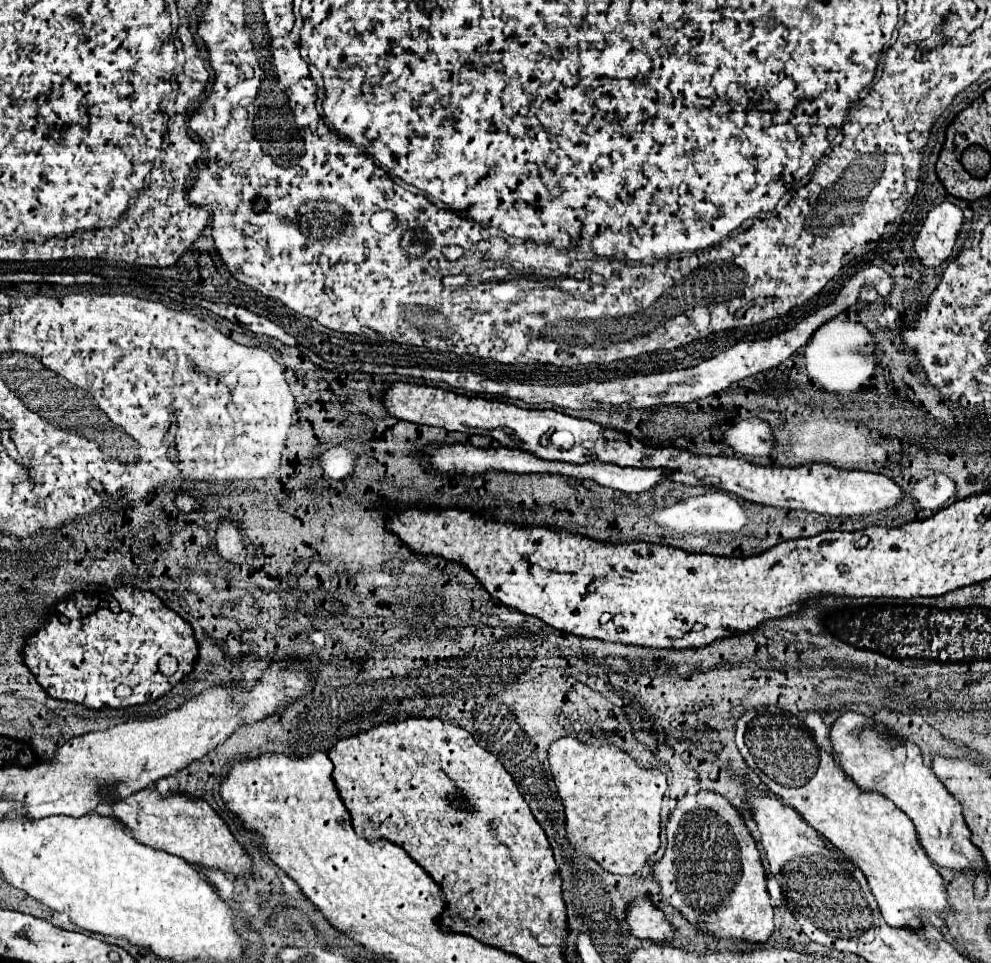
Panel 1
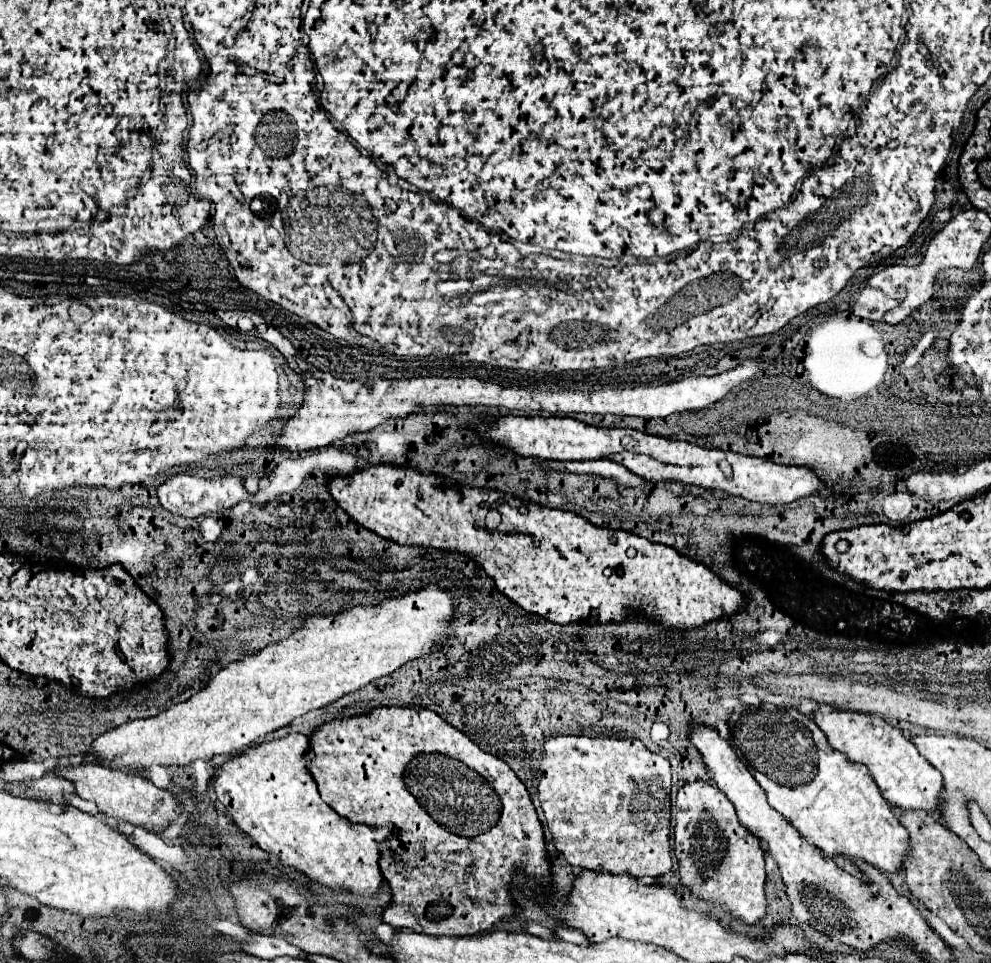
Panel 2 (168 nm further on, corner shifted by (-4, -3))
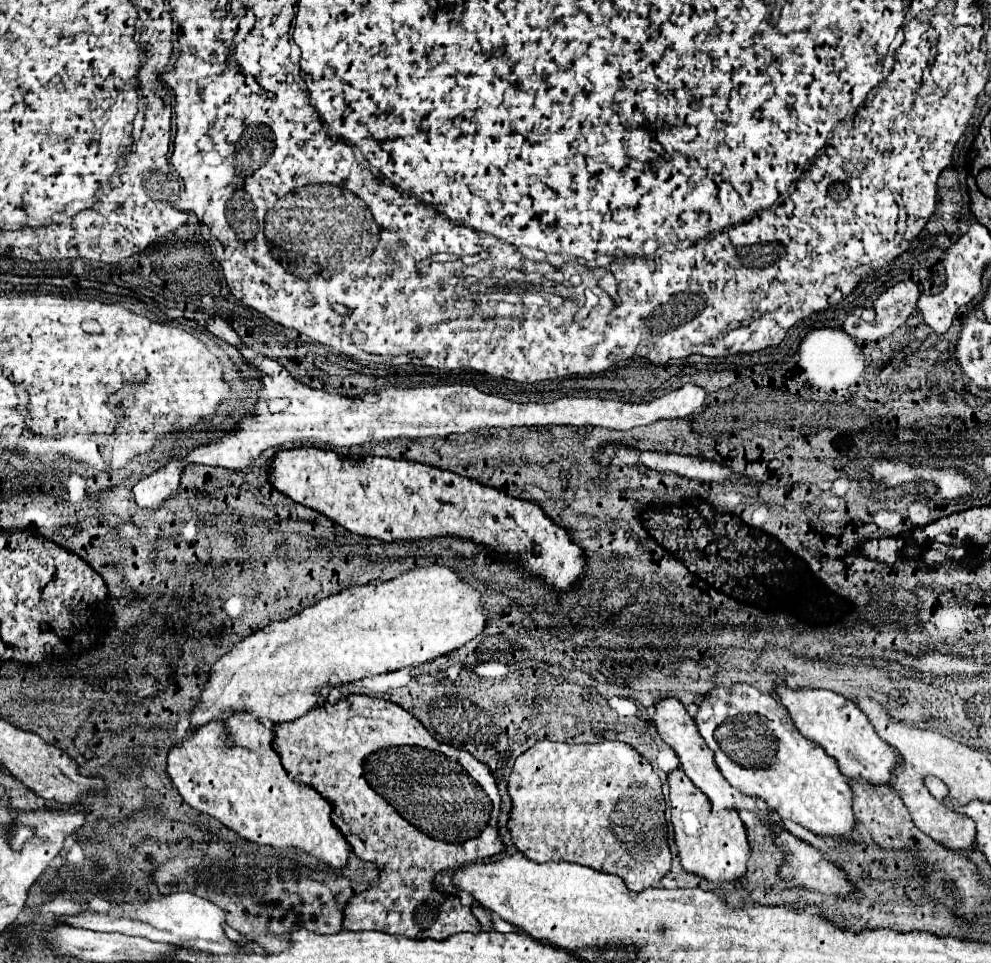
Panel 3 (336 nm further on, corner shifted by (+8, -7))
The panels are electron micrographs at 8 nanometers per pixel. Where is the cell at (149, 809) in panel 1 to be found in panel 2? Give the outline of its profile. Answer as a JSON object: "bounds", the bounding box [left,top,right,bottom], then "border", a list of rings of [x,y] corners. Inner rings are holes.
{"bounds":[55,764,179,826],"border":[[[73,764],[73,766],[59,766],[55,770],[59,776],[67,778],[75,786],[75,794],[81,796],[83,800],[91,800],[97,804],[97,808],[117,820],[125,820],[131,824],[153,824],[153,826],[169,826],[169,822],[177,820],[179,814],[175,812],[177,800],[173,794],[167,790],[161,790],[153,786],[153,782],[131,774],[123,772],[117,768],[101,766],[101,764]]]}

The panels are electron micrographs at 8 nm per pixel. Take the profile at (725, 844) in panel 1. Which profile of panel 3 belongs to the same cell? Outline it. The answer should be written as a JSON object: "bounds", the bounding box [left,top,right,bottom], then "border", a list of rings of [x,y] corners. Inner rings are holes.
{"bounds":[669,770,751,884],"border":[[[683,770],[669,774],[669,802],[671,802],[671,822],[675,832],[675,844],[681,856],[681,866],[685,872],[697,874],[713,884],[737,884],[747,872],[747,860],[751,854],[745,824],[735,810],[725,810],[713,814],[709,798],[689,782]]]}

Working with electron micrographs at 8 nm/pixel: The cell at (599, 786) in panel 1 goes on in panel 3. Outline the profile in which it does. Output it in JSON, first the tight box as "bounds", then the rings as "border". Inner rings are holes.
{"bounds":[509,742,671,892],"border":[[[537,742],[515,760],[509,776],[509,794],[513,800],[509,820],[513,842],[533,862],[563,860],[585,864],[593,870],[621,876],[633,892],[659,886],[659,880],[671,868],[661,780],[653,766],[625,742]]]}

